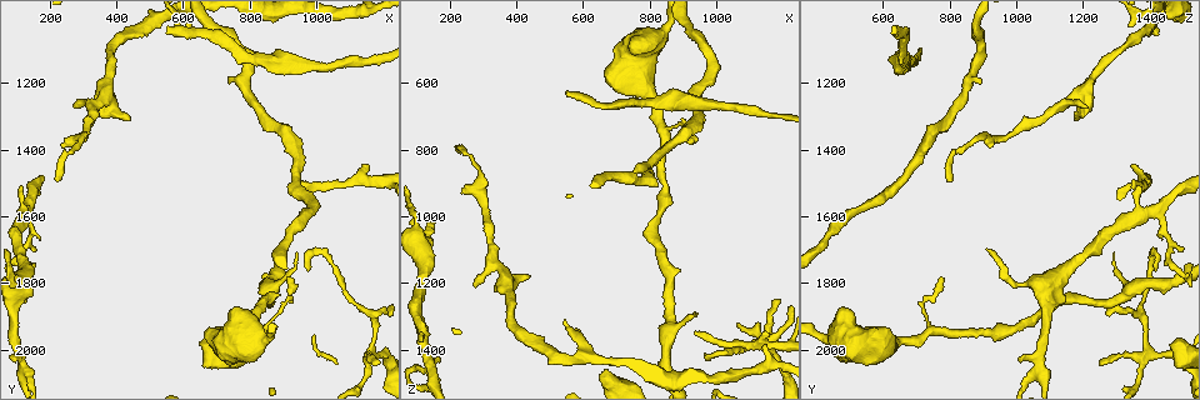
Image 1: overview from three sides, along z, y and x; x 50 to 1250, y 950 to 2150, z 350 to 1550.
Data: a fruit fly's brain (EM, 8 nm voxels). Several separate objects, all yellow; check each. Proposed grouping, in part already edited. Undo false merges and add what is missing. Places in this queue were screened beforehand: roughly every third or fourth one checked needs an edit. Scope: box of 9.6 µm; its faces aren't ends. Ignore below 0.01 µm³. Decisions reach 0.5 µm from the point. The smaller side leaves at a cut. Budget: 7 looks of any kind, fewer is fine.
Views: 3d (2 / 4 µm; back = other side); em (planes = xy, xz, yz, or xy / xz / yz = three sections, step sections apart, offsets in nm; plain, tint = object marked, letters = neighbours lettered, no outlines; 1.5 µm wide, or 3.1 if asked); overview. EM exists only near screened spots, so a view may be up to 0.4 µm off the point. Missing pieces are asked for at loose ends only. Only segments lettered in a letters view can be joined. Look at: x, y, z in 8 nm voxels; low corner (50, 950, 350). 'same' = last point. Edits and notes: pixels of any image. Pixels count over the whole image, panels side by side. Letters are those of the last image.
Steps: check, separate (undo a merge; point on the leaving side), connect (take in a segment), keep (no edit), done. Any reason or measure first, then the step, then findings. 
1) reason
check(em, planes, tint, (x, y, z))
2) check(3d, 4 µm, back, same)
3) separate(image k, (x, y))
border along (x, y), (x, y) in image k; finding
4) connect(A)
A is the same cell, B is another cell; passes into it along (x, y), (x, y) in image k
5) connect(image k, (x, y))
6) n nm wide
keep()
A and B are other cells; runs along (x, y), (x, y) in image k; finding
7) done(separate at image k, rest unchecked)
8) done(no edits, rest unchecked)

check(em, planes, tint, (1170, 1900, 1380))

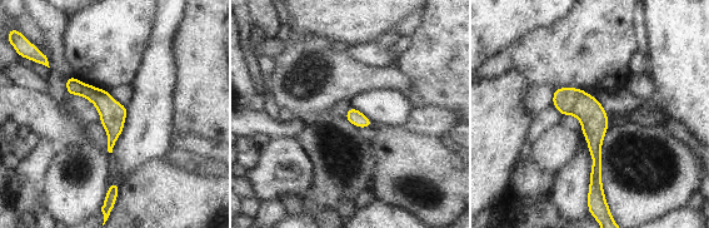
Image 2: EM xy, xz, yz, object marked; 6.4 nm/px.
see the neighbours
check(em, planes, letters, same)

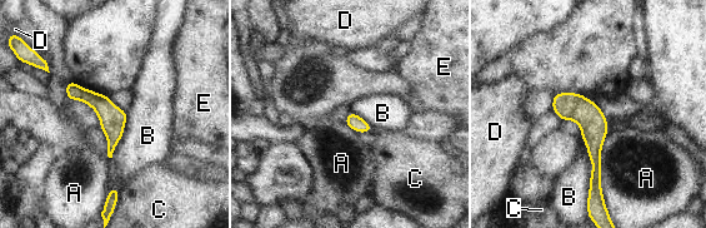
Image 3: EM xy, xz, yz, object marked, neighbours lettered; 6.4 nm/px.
A touches over 440 nm
keep()
A, B, C, D and E are other cells; runs along (557, 95), (594, 129), (596, 191) in image 3; continuous, no second cell

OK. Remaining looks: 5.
an open end
check(em, planes, letters, (940, 1500, 1340))

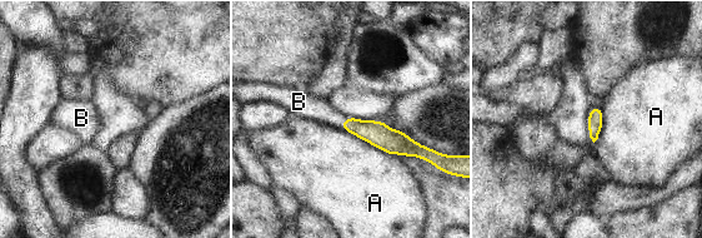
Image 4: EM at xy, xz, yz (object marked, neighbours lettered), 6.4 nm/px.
A touches over 400 nm
connect(B)
B is the same cell, A is another cell; passes into it along (376, 133), (342, 123), (317, 109) in image 4; it goes on there

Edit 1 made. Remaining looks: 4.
check(overview)

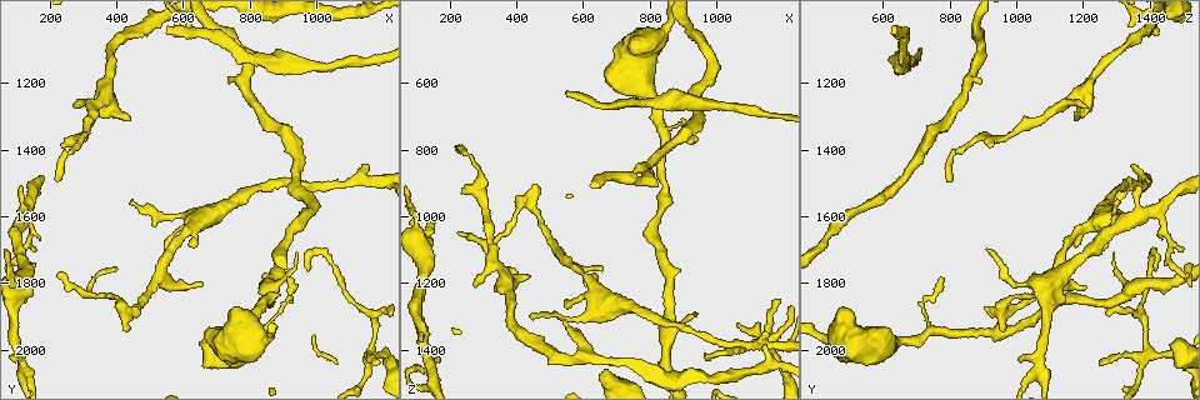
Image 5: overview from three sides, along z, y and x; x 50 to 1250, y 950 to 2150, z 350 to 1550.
check(3d, 4 µm, (130, 1590, 1400))

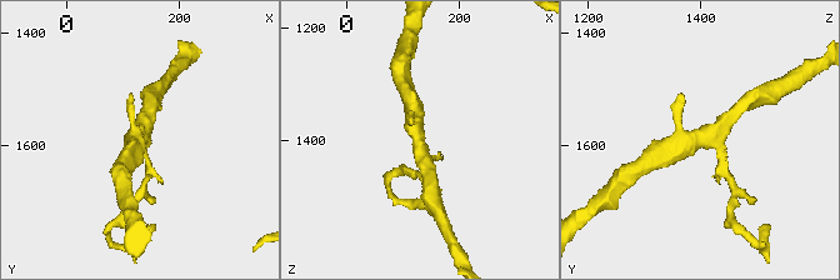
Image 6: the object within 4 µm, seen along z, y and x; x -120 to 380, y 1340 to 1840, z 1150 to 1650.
need the tissue
check(em, planes, plain, (130, 1590, 1400))

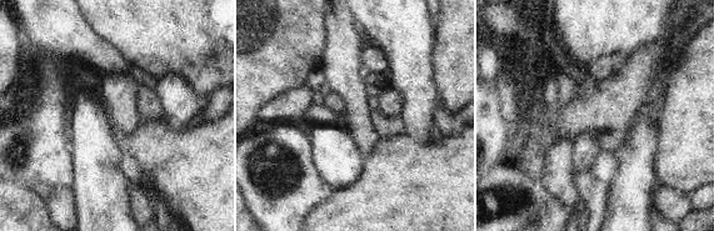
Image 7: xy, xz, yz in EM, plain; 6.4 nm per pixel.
check(em, planes, letters, same)

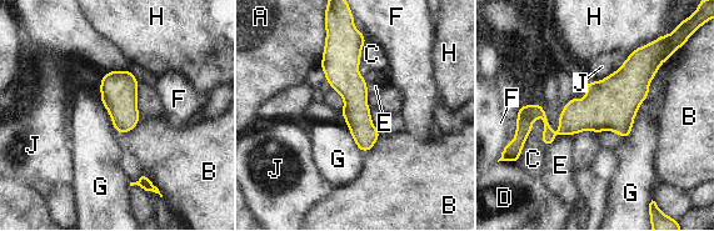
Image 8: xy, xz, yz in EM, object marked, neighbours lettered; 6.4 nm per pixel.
200 nm wide
keep()
A, B, C, D, E, F, G, H and J are other cells; runs along (648, 75), (558, 135), (534, 115), (518, 147) in image 8; continuous, no second cell

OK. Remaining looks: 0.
done(connect at image 4, rest unchecked)

